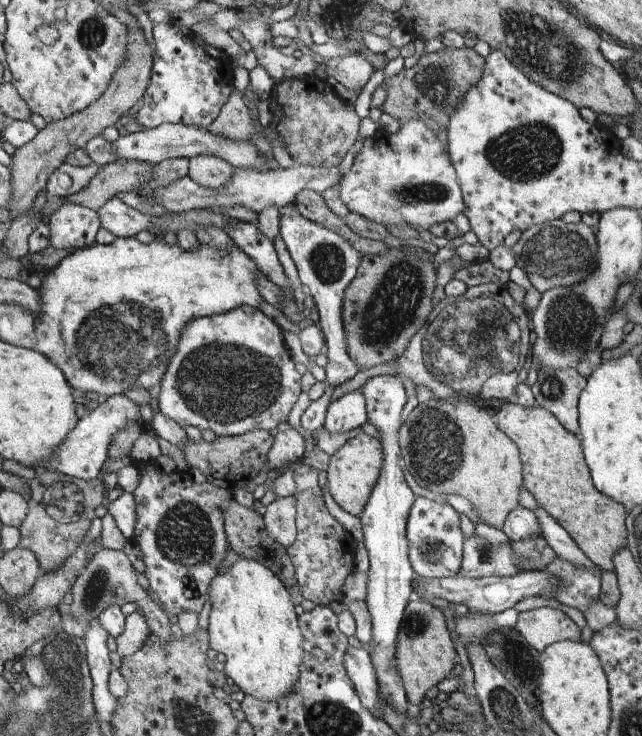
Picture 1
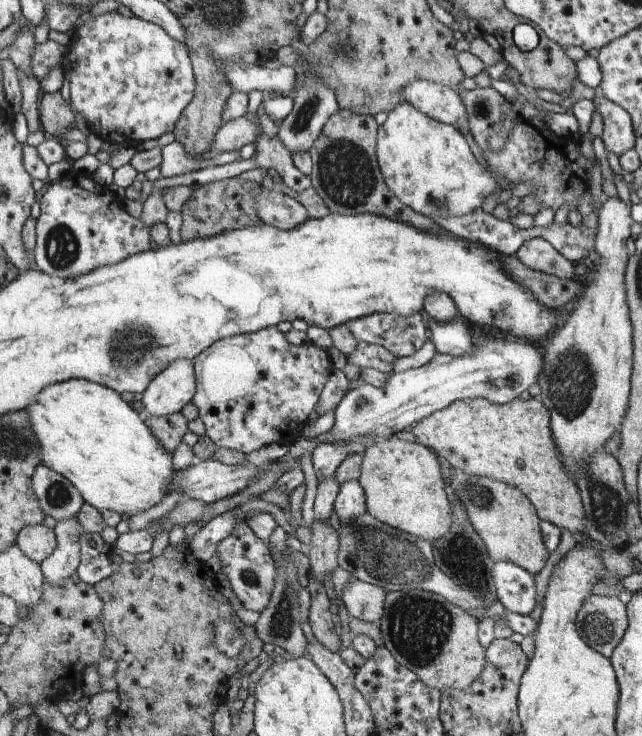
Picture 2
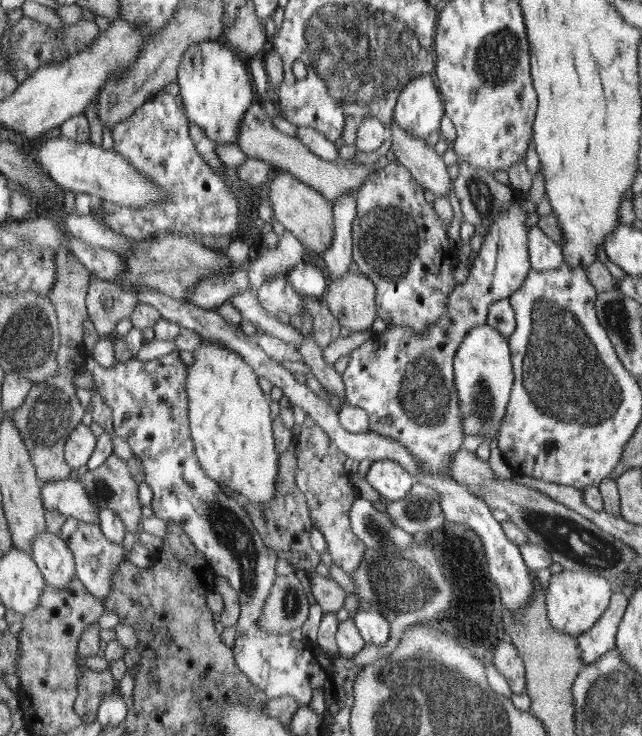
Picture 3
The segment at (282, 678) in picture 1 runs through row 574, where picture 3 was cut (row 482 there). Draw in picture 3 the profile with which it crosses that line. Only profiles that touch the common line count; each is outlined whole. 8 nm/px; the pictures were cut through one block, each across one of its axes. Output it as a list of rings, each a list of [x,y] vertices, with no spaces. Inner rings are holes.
[[[203,339],[200,349],[194,354],[194,363],[187,367],[186,386],[190,402],[191,436],[199,463],[214,482],[236,490],[249,502],[271,502],[278,490],[275,482],[279,474],[280,455],[275,448],[275,438],[272,438],[270,398],[262,394],[255,370],[238,352]]]

